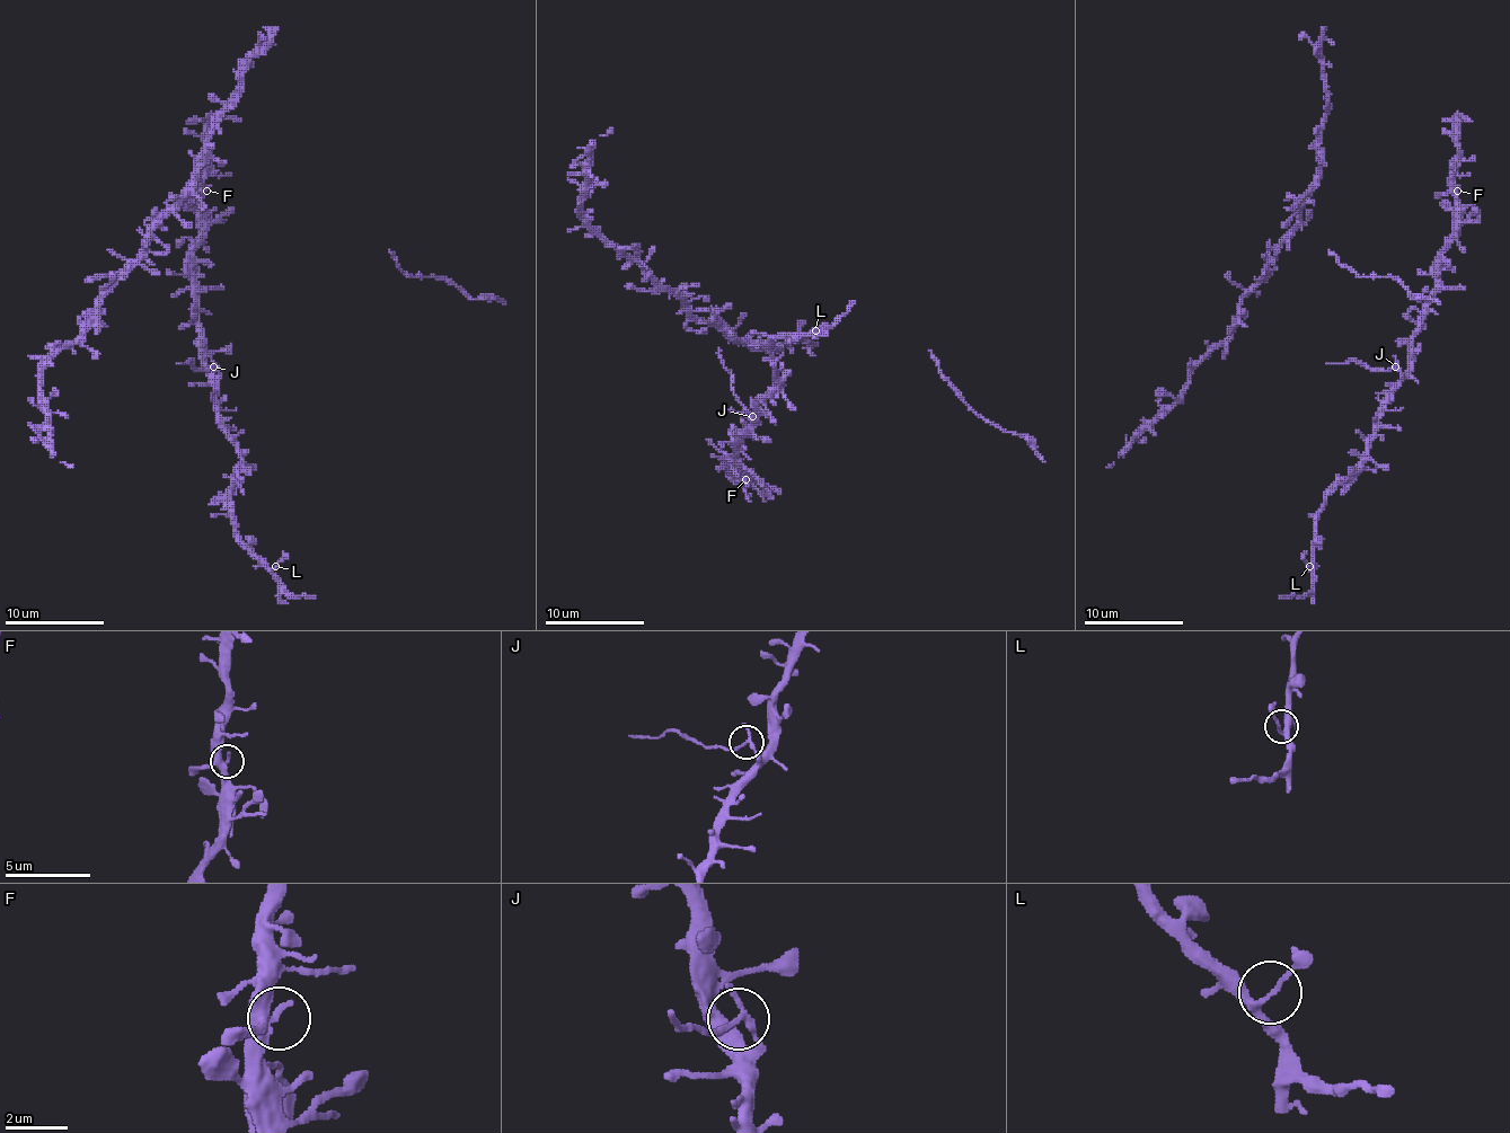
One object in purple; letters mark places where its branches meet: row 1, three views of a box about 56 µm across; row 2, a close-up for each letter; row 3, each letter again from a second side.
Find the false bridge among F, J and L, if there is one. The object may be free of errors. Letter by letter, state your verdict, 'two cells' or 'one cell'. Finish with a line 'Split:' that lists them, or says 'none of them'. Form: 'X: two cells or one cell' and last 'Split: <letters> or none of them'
F: one cell
J: two cells
L: one cell
Split: J

